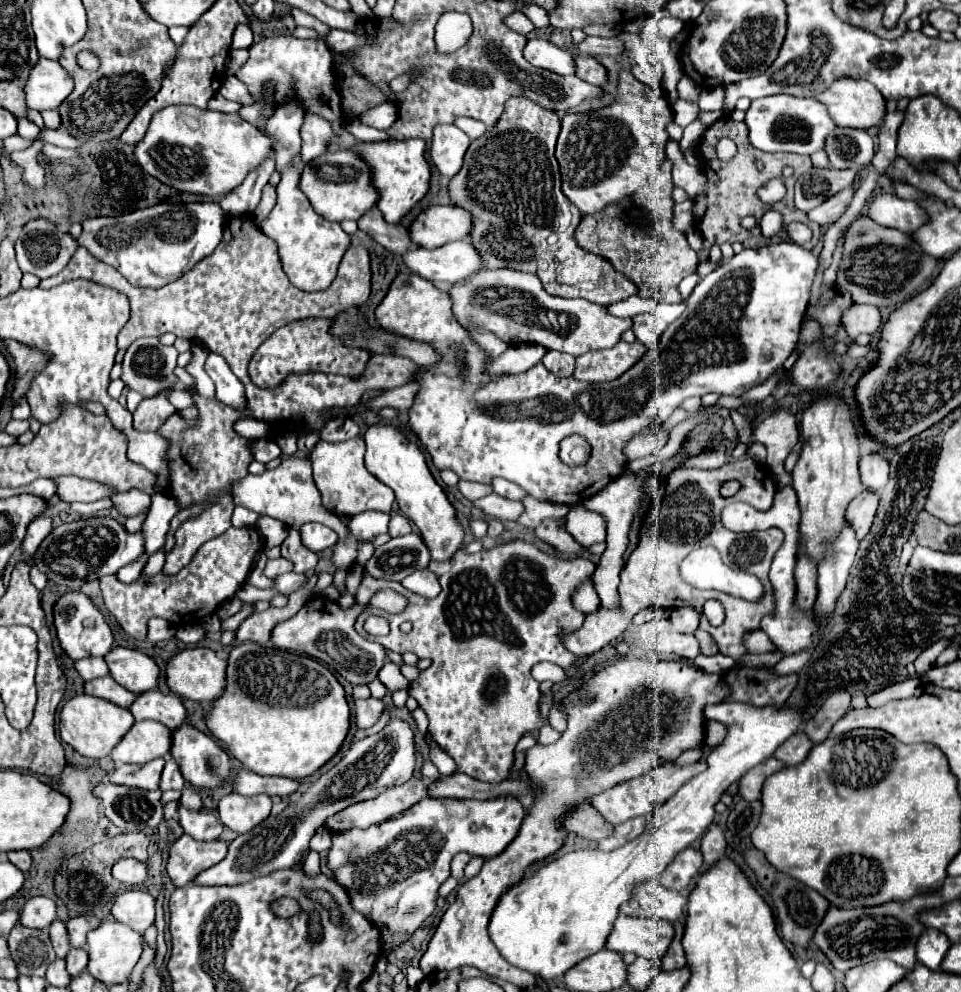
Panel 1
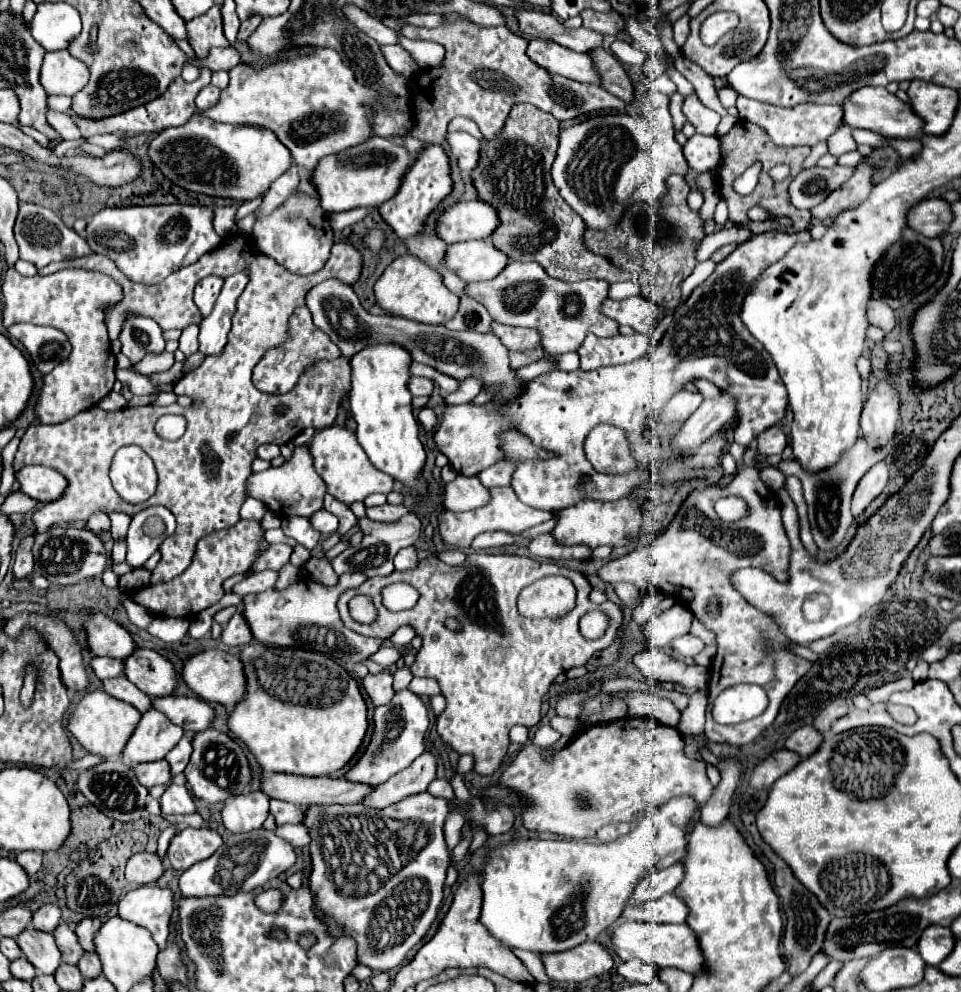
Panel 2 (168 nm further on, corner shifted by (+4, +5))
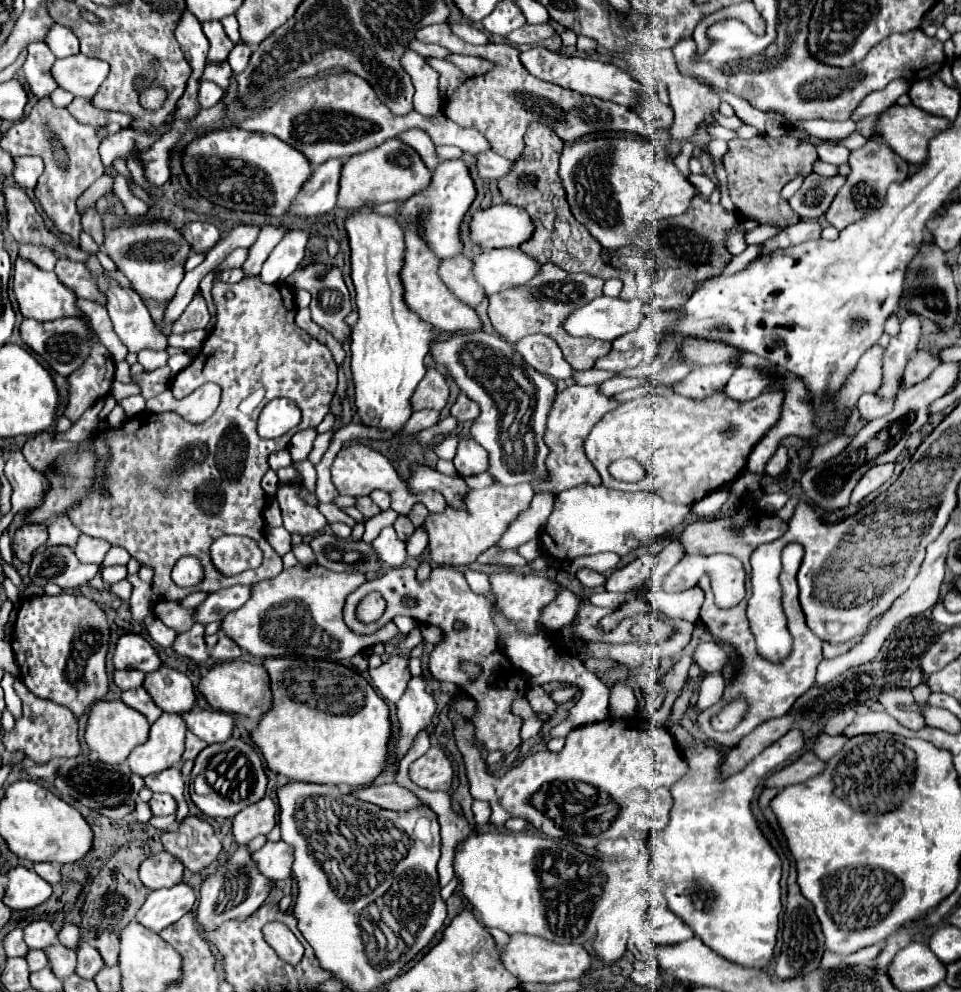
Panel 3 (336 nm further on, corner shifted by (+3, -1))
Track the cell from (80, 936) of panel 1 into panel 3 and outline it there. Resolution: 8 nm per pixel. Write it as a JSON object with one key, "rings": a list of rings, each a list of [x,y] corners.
{"rings":[[[102,930],[98,938],[94,940],[94,946],[100,950],[106,966],[116,966],[118,964],[118,952],[120,952],[120,938],[118,932]]]}

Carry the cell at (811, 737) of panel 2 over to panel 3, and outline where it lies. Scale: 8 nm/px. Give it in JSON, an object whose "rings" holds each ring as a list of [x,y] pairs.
{"rings":[[[820,734],[818,740],[812,746],[812,752],[822,758],[822,760],[830,760],[832,756],[836,756],[842,746],[848,742],[848,736],[828,736],[828,734]]]}

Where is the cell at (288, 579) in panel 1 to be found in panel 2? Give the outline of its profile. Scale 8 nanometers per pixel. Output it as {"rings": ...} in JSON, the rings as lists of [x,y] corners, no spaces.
{"rings":[[[261,570],[261,572],[253,572],[249,576],[245,576],[245,580],[241,584],[237,584],[233,588],[233,592],[241,594],[241,596],[247,596],[247,594],[257,594],[257,592],[263,592],[263,590],[269,590],[275,586],[279,578],[279,572],[275,570]]]}

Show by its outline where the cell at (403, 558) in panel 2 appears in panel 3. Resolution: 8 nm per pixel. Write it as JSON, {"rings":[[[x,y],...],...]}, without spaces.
{"rings":[[[386,526],[380,536],[376,540],[370,542],[370,546],[374,548],[374,552],[378,554],[380,560],[384,560],[390,566],[402,566],[406,560],[406,544],[402,540],[398,540],[396,532],[392,526]]]}

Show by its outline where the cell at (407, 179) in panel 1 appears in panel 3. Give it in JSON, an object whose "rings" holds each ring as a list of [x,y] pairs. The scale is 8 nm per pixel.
{"rings":[[[448,160],[448,162],[442,162],[436,168],[428,190],[408,198],[402,204],[402,218],[412,220],[412,218],[422,214],[424,216],[422,218],[422,228],[424,228],[426,242],[432,246],[432,250],[440,258],[454,258],[454,256],[462,254],[460,224],[462,224],[462,218],[466,216],[466,212],[470,210],[470,204],[474,202],[474,198],[476,198],[474,180],[472,180],[470,170],[464,164],[464,160]]]}

